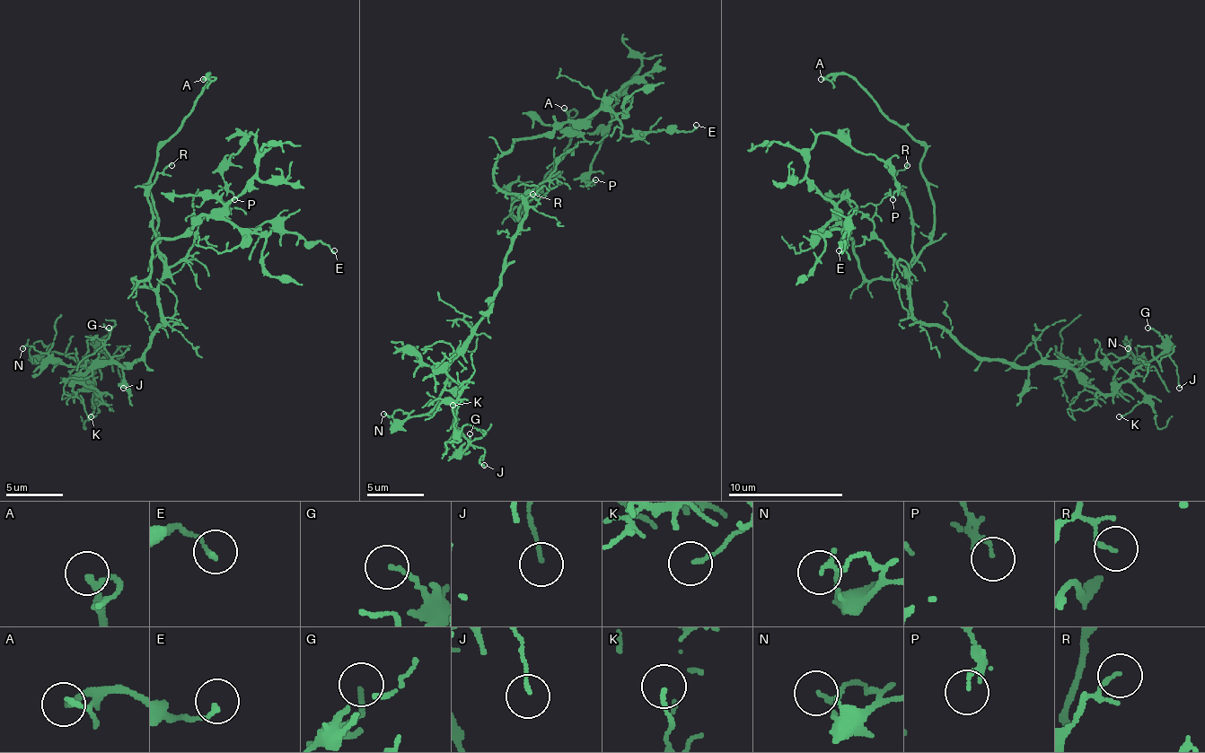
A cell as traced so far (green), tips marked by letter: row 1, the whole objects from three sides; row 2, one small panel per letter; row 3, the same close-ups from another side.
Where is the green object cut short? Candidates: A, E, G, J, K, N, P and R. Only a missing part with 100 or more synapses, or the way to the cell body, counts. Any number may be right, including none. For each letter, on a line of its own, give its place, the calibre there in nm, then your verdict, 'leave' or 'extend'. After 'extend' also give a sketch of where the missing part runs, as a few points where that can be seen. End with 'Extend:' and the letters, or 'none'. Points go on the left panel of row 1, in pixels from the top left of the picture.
A: at (203, 79); 160 nm thick; extend; missing branch runs (203, 79), (186, 88), (169, 67), (151, 82), (145, 76), (148, 74)
E: at (334, 250); 130 nm thick; leave
G: at (109, 328); 120 nm thick; leave
J: at (123, 388); 100 nm thick; leave
K: at (91, 416); 110 nm thick; leave
N: at (22, 348); 160 nm thick; leave
P: at (234, 199); 130 nm thick; leave
R: at (171, 165); 120 nm thick; leave
Extend: A

